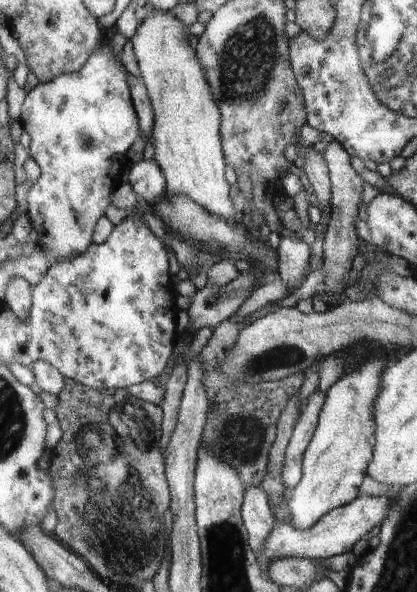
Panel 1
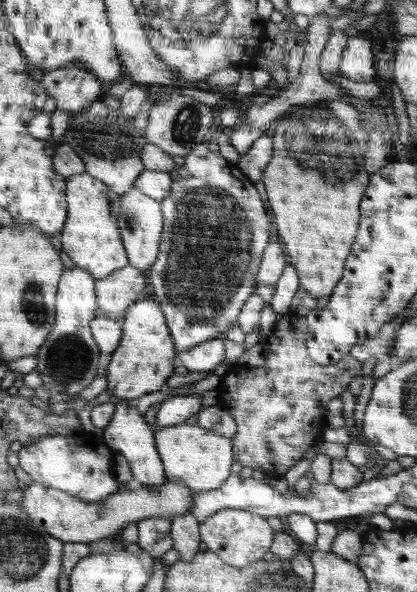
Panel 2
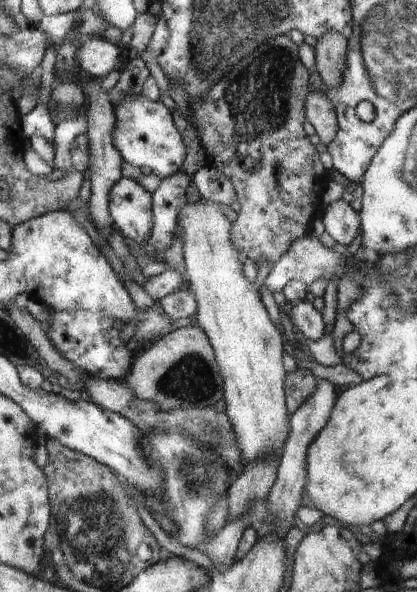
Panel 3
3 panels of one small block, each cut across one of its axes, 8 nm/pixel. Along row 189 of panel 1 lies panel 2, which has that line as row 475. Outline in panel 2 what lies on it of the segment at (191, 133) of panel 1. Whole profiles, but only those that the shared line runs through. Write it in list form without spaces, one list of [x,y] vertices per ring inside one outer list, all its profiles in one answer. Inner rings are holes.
[[[182,423],[172,427],[158,428],[156,434],[160,458],[165,476],[170,482],[184,482],[194,493],[219,489],[230,474],[232,444],[228,438],[201,428],[198,424]]]

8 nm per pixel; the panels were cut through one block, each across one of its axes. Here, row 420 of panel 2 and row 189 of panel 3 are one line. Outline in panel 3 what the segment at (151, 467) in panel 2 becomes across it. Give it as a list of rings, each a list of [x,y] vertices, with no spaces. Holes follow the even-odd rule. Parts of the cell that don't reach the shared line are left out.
[[[122,177],[111,192],[111,211],[130,243],[146,244],[155,229],[155,195],[139,180]]]

